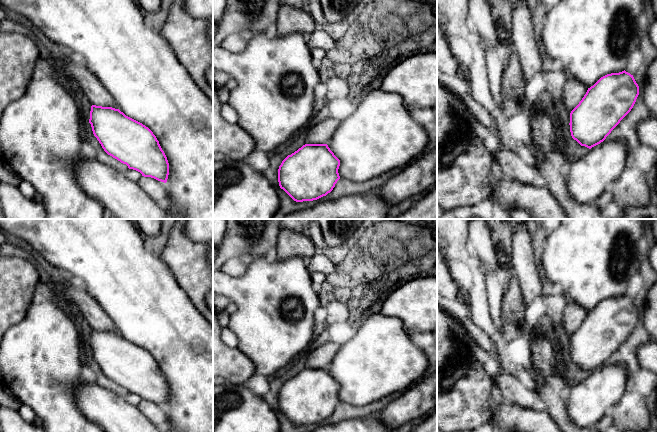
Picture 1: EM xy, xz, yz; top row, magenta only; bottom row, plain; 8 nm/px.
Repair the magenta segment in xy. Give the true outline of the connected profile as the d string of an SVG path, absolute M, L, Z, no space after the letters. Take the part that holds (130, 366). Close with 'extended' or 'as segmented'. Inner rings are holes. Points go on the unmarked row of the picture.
M66 283L64 285L63 291L66 299L80 310L92 328L89 347L94 360L104 375L121 387L126 388L129 393L140 396L142 400L166 407L169 399L169 387L153 356L142 347L121 336L111 318L92 296L73 285Z; extended

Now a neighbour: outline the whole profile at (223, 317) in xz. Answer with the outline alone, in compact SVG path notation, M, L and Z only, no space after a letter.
M225 310L217 312L217 321L221 328L228 327L230 314Z

